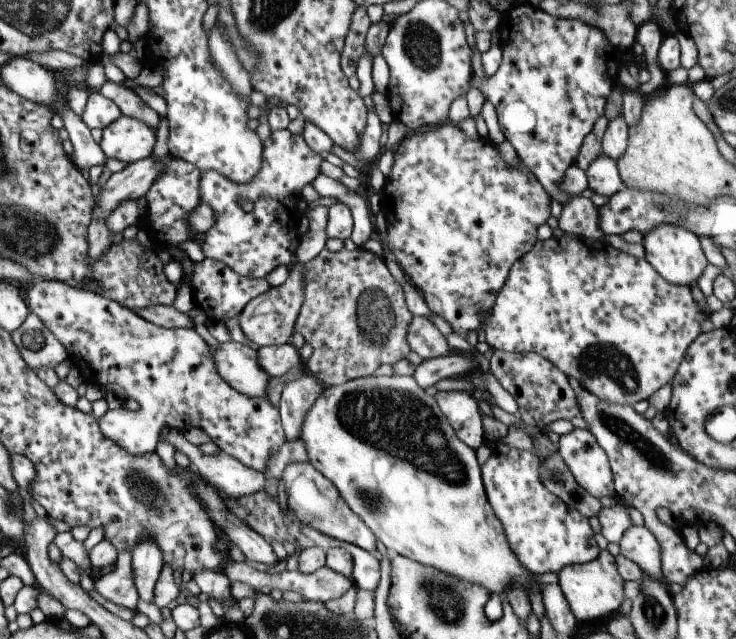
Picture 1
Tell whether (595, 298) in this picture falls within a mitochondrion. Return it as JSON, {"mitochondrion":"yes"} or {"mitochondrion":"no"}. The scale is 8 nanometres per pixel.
{"mitochondrion":"no"}

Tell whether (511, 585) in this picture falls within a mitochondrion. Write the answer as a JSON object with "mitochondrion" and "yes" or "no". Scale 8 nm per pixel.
{"mitochondrion":"no"}

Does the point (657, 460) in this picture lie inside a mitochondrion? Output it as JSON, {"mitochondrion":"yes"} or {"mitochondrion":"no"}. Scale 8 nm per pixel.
{"mitochondrion":"yes"}

